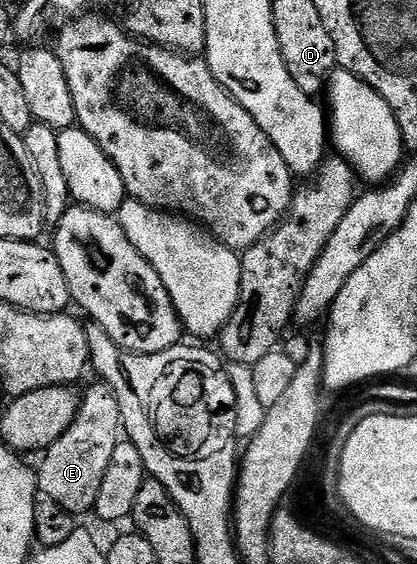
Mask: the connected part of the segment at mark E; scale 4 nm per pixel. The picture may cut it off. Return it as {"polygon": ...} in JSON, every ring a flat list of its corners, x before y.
{"polygon":[[94,384,82,394,75,421,66,433,44,452,41,467,38,466,37,469,38,490,49,492,61,507,75,517,93,511,107,466,110,465,111,454,121,439,118,399,109,386]]}

